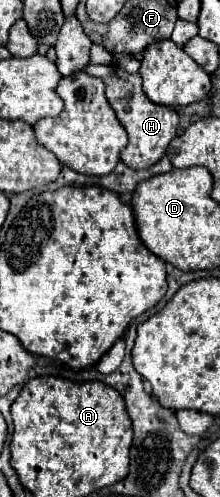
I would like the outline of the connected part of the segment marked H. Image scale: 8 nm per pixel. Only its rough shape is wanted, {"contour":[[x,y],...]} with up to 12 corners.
{"contour":[[109,66],[107,100],[129,134],[121,160],[149,168],[177,134],[179,114],[141,92],[141,76]]}

